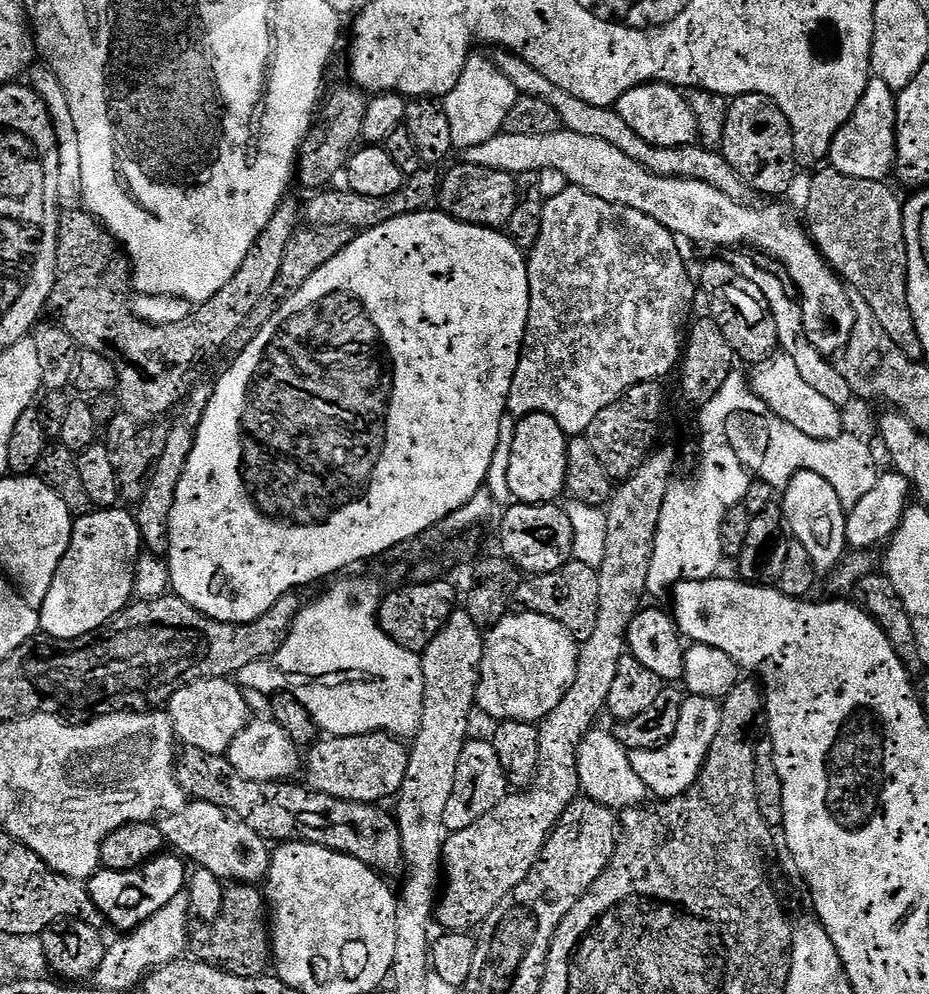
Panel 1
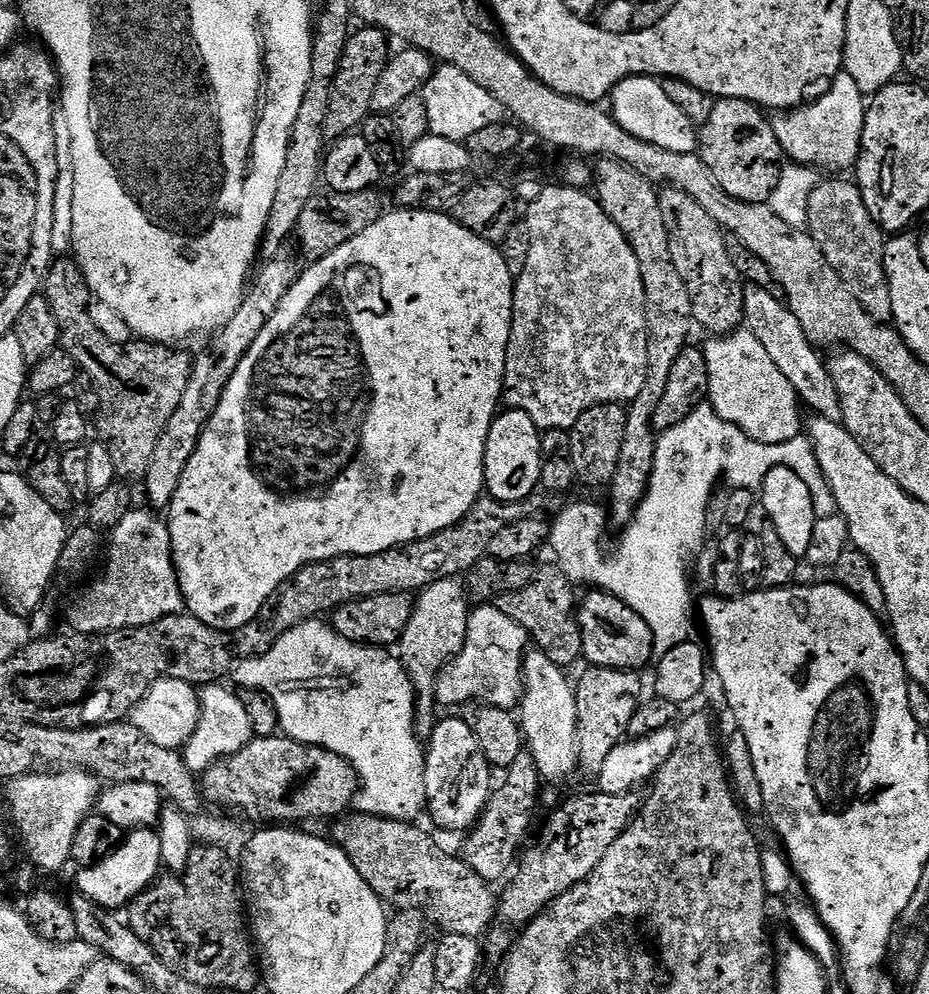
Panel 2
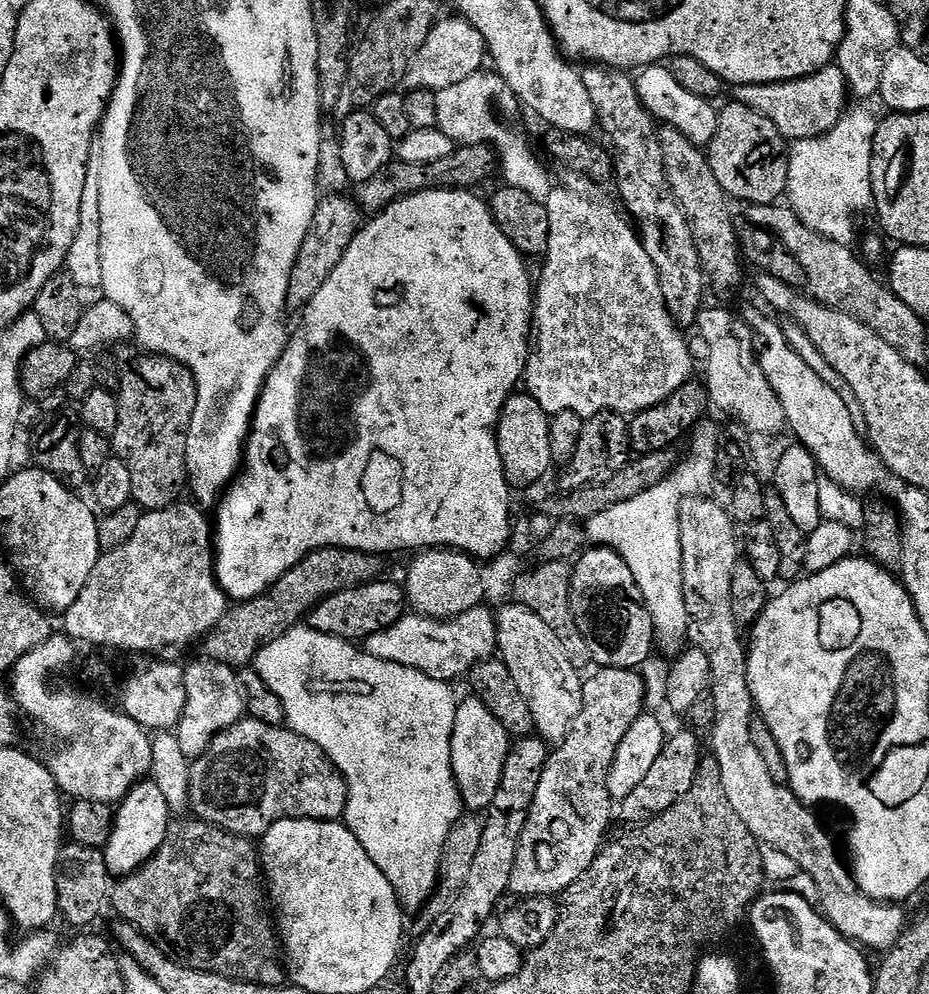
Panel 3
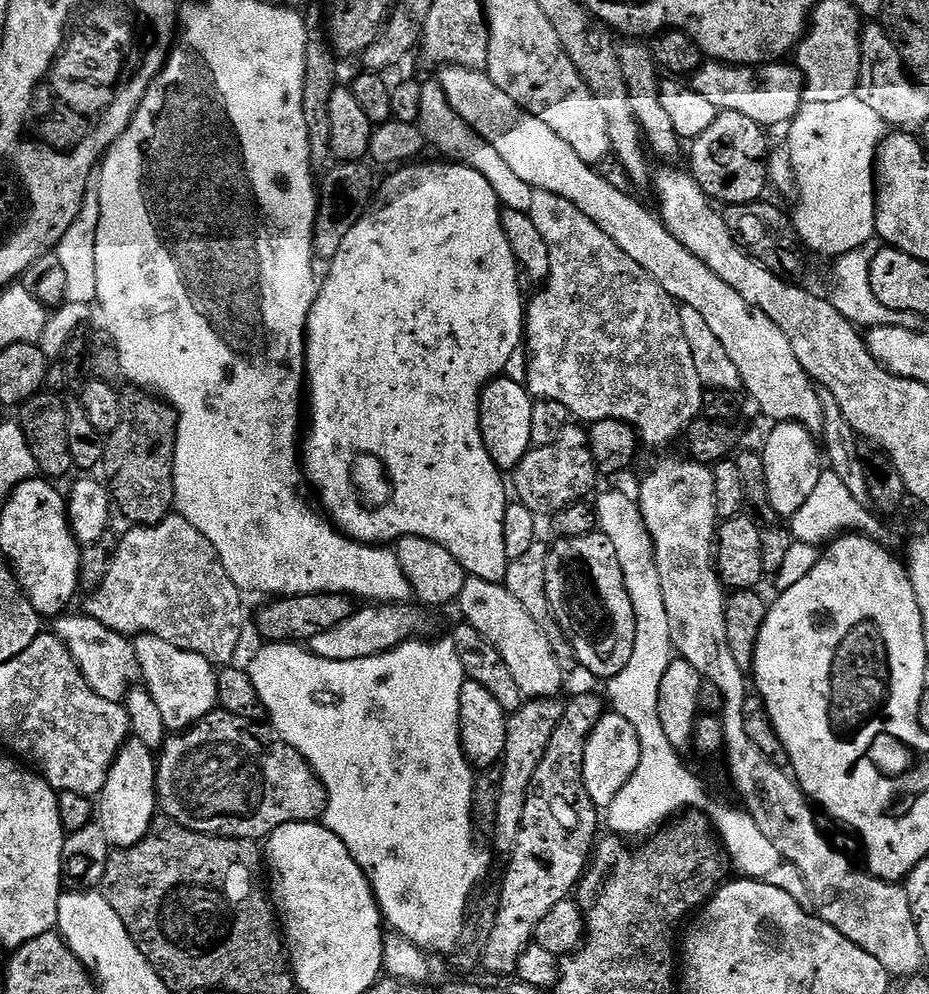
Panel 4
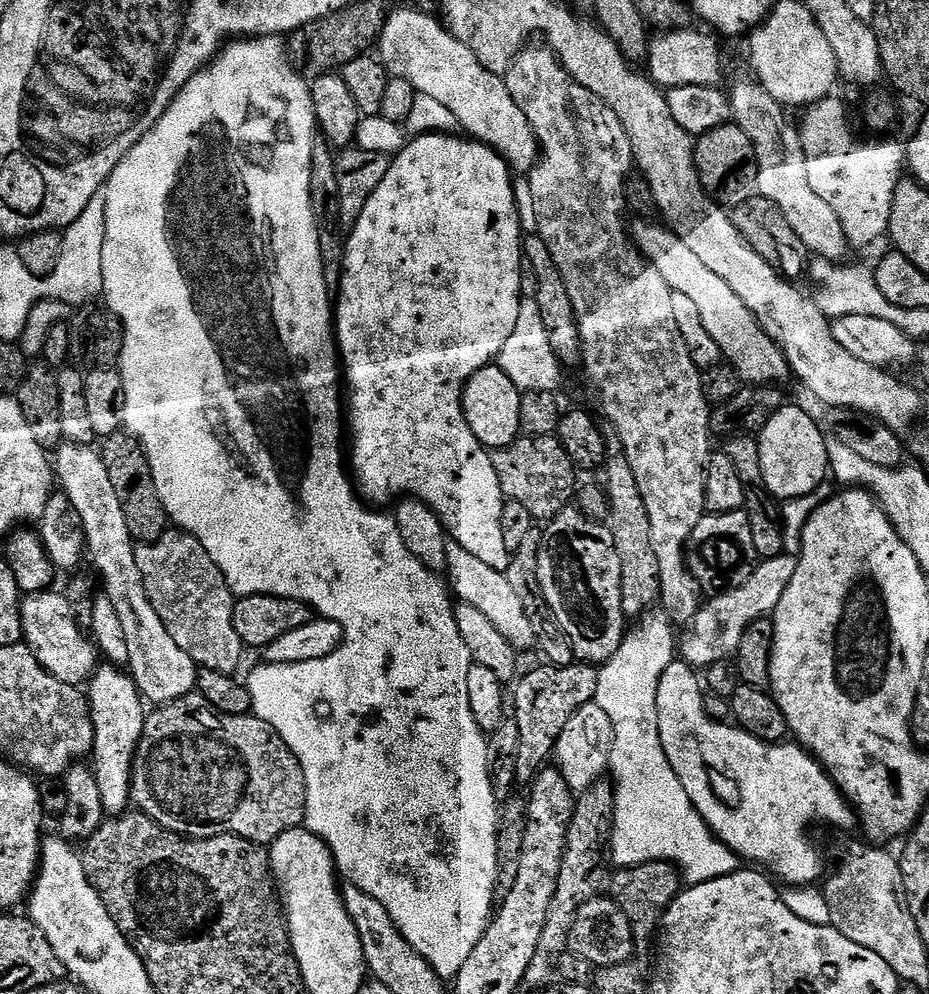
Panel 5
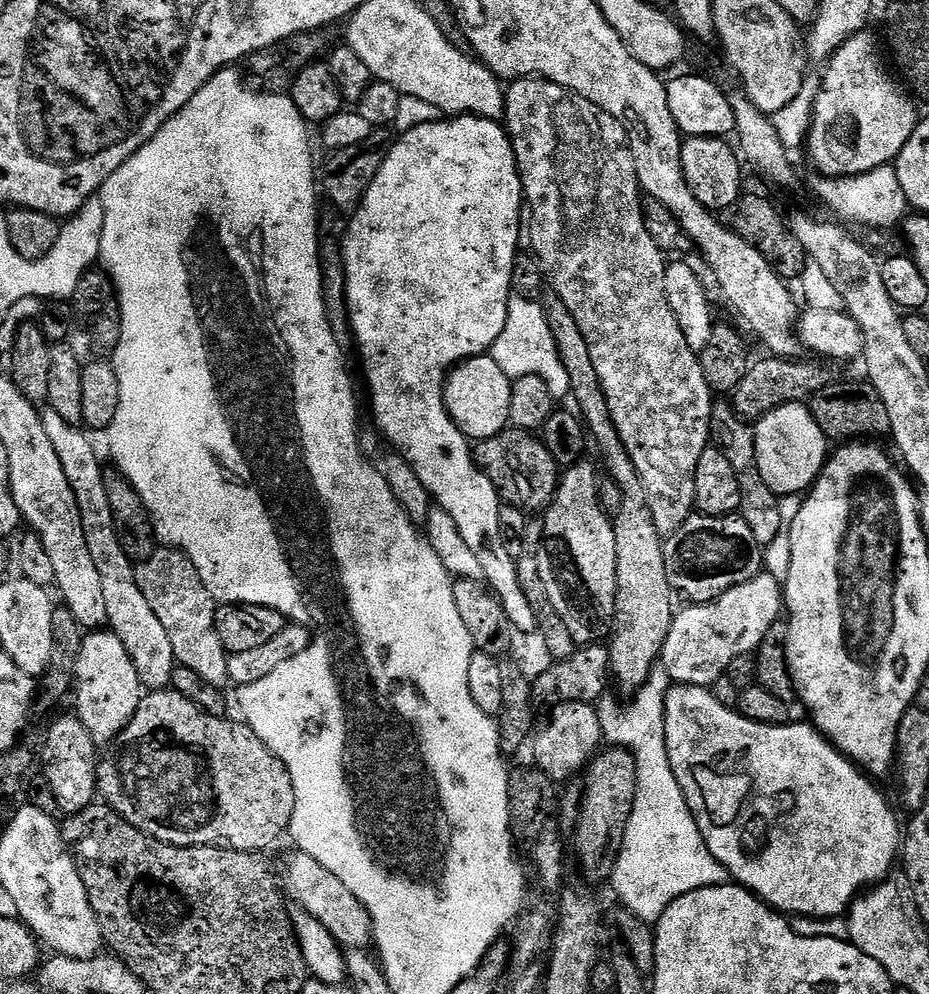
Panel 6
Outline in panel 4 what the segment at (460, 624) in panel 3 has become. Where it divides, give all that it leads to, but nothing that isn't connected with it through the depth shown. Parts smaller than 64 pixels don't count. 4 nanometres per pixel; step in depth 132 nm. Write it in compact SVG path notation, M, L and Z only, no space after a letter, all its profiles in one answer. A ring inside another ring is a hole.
M380 602L375 606L364 606L361 612L360 609L353 611L346 622L338 622L338 626L334 626L329 632L320 632L317 636L311 637L310 651L318 658L334 662L350 662L358 658L370 658L391 652L405 640L425 635L428 616L419 610L424 611L412 602Z

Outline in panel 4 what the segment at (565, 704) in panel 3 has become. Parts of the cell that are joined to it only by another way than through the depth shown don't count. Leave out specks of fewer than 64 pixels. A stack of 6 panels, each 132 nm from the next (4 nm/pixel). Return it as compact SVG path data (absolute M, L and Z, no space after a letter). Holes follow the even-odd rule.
M467 577L456 602L465 623L474 626L480 636L494 645L502 655L525 699L552 698L561 690L564 684L563 665L554 654L549 639L508 588L503 584Z

